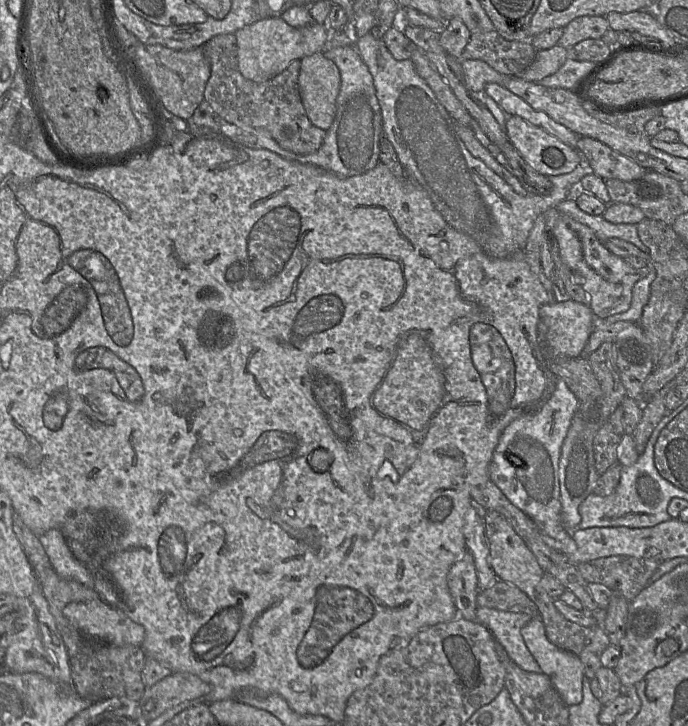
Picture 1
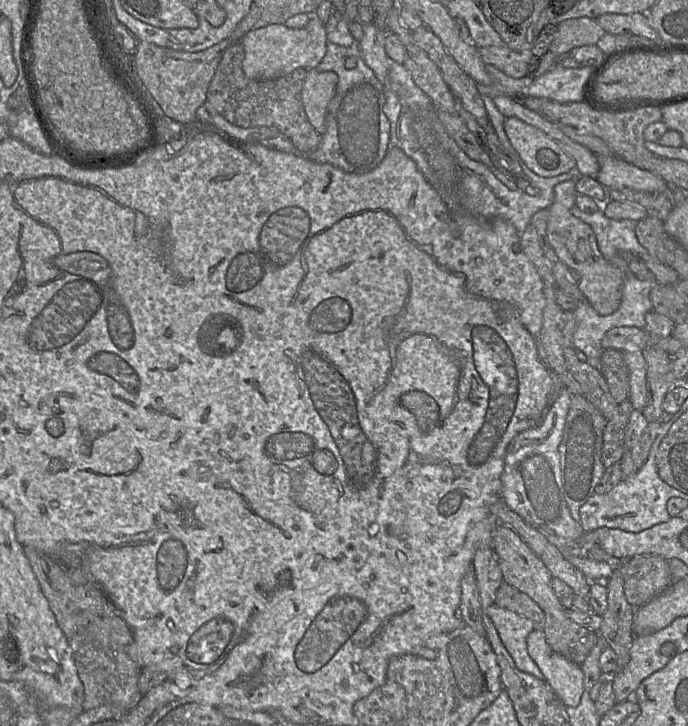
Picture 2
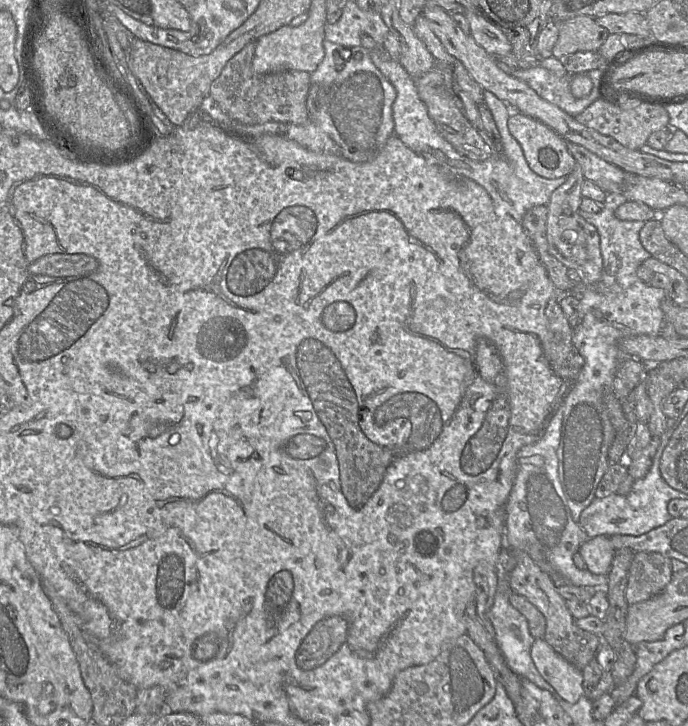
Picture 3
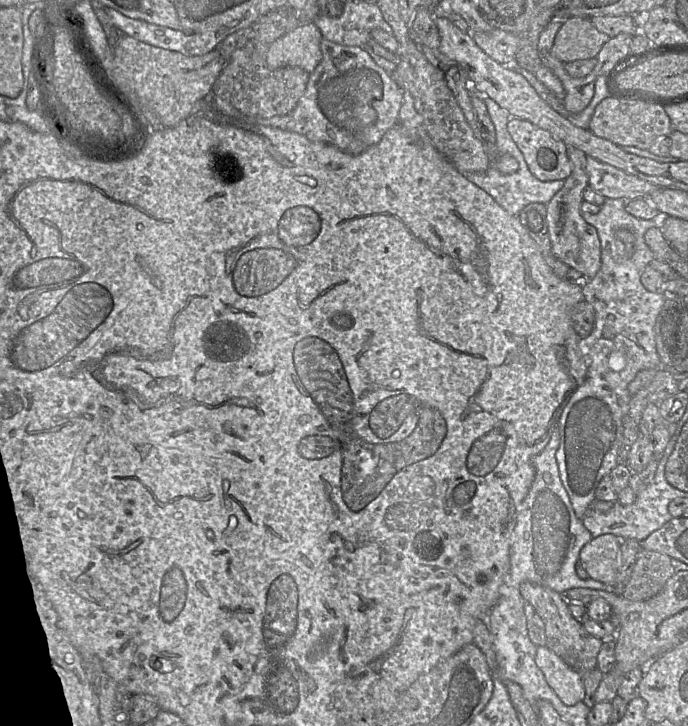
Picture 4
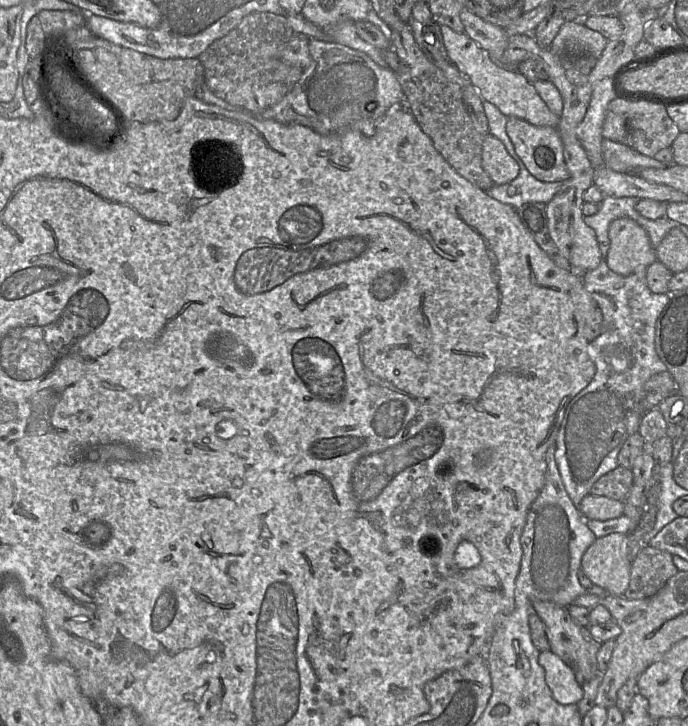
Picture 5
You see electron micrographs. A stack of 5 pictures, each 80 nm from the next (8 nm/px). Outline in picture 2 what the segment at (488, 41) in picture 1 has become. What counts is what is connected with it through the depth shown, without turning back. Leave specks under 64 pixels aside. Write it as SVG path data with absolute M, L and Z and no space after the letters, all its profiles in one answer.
M505 43L499 46L478 48L485 64L495 66L497 69L513 78L520 78L529 73L542 58L530 51L514 51Z

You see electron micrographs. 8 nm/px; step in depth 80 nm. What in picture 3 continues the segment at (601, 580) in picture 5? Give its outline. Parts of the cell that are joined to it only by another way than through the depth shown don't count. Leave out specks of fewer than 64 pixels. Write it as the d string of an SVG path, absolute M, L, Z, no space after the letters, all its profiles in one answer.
M606 535L589 538L579 549L587 569L596 575L609 574L615 552L610 537Z

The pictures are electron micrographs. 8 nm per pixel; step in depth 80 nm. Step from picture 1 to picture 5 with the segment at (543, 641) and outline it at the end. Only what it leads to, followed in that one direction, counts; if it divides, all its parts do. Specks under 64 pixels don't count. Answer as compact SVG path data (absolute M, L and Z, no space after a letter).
M550 650L541 651L538 662L545 670L545 681L553 698L562 705L578 704L583 689L573 670Z

